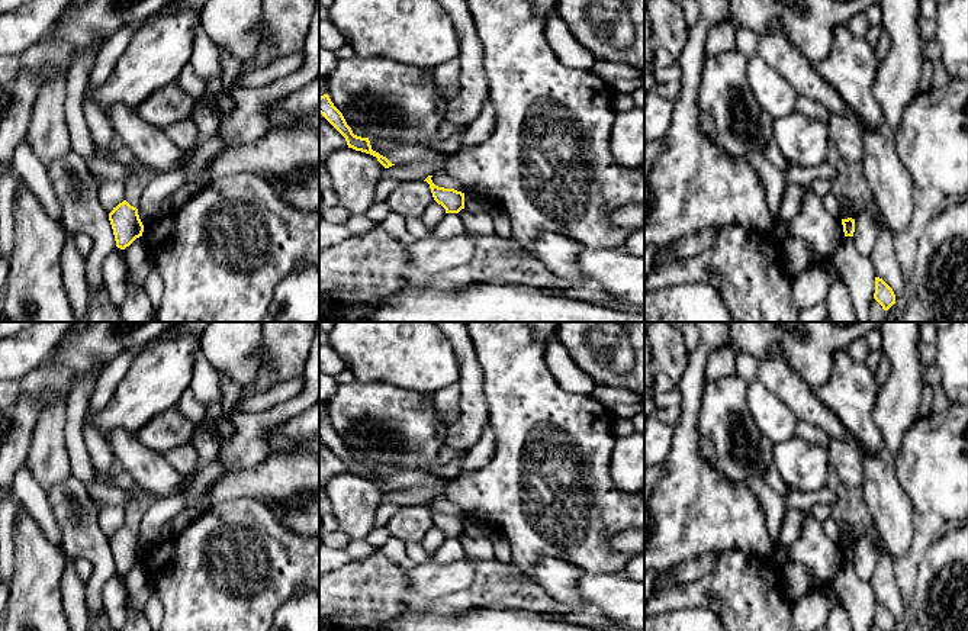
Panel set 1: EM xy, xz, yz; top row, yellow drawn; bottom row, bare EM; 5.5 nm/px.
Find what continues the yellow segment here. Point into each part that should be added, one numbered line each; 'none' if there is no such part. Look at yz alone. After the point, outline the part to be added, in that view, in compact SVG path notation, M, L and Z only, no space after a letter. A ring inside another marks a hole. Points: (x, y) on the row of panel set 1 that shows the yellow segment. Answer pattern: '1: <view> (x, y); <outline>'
none

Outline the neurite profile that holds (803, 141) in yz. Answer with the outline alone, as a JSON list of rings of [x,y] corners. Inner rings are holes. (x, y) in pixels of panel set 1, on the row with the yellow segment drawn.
[[[792,112],[774,119],[772,136],[789,165],[816,167],[827,161],[827,123]]]

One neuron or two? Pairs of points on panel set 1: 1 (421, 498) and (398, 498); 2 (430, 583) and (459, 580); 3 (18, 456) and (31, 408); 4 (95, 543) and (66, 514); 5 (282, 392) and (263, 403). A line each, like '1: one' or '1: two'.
1: one
2: one
3: one
4: one
5: one

